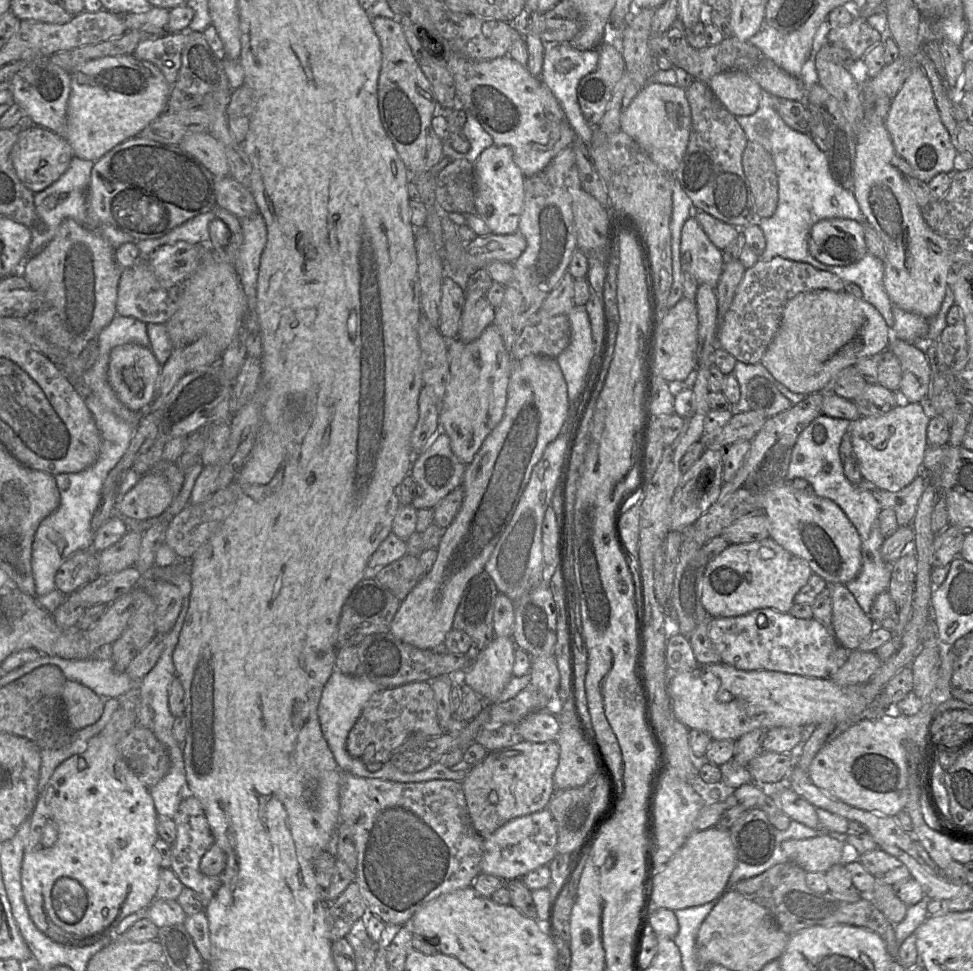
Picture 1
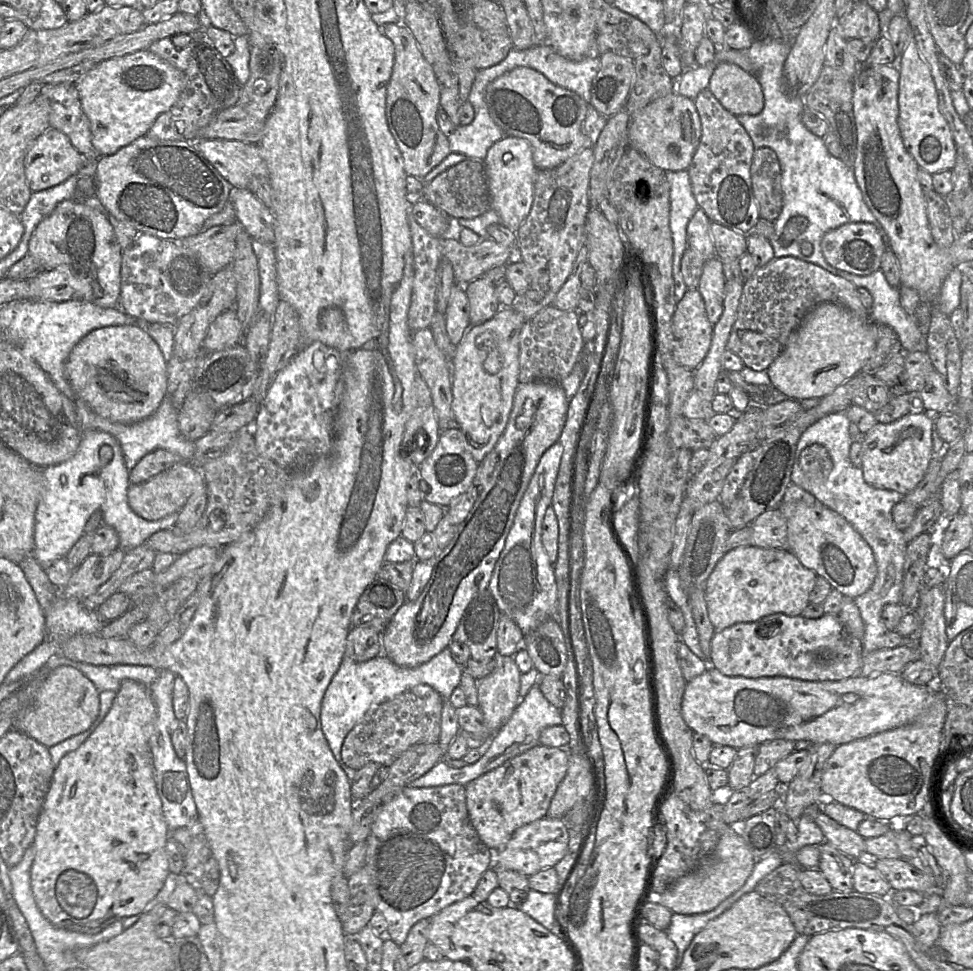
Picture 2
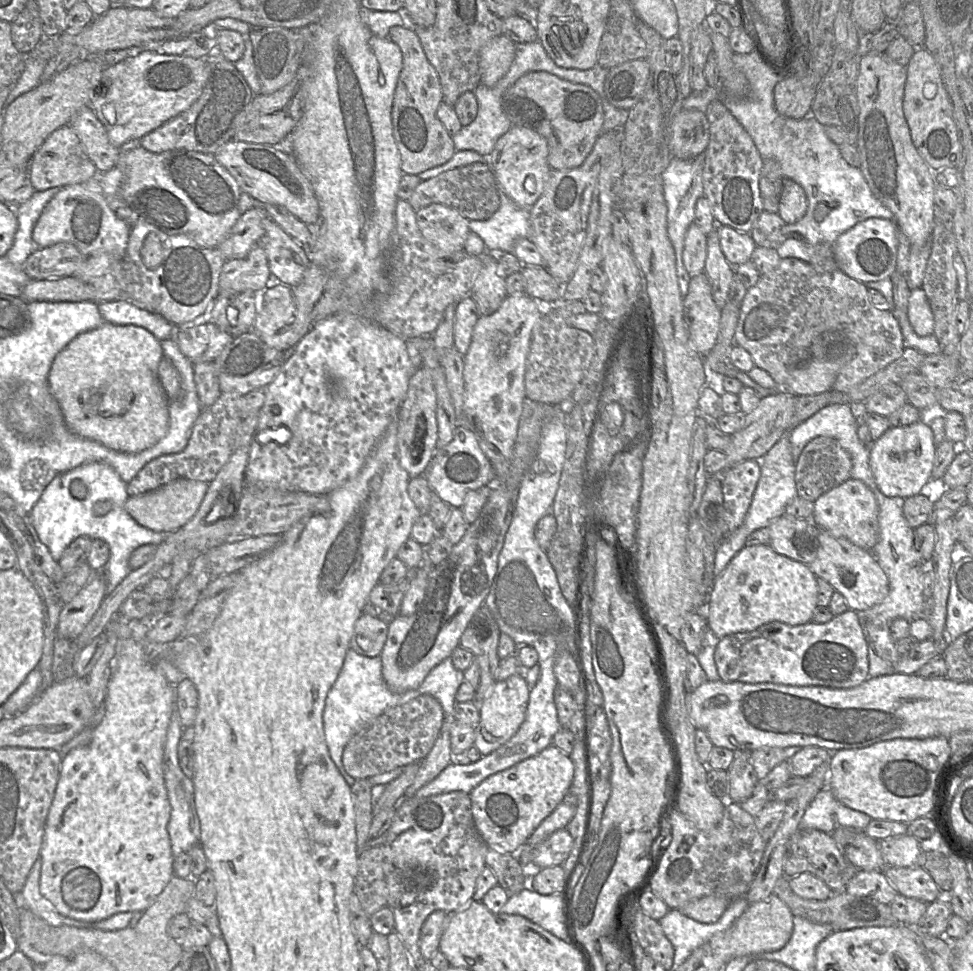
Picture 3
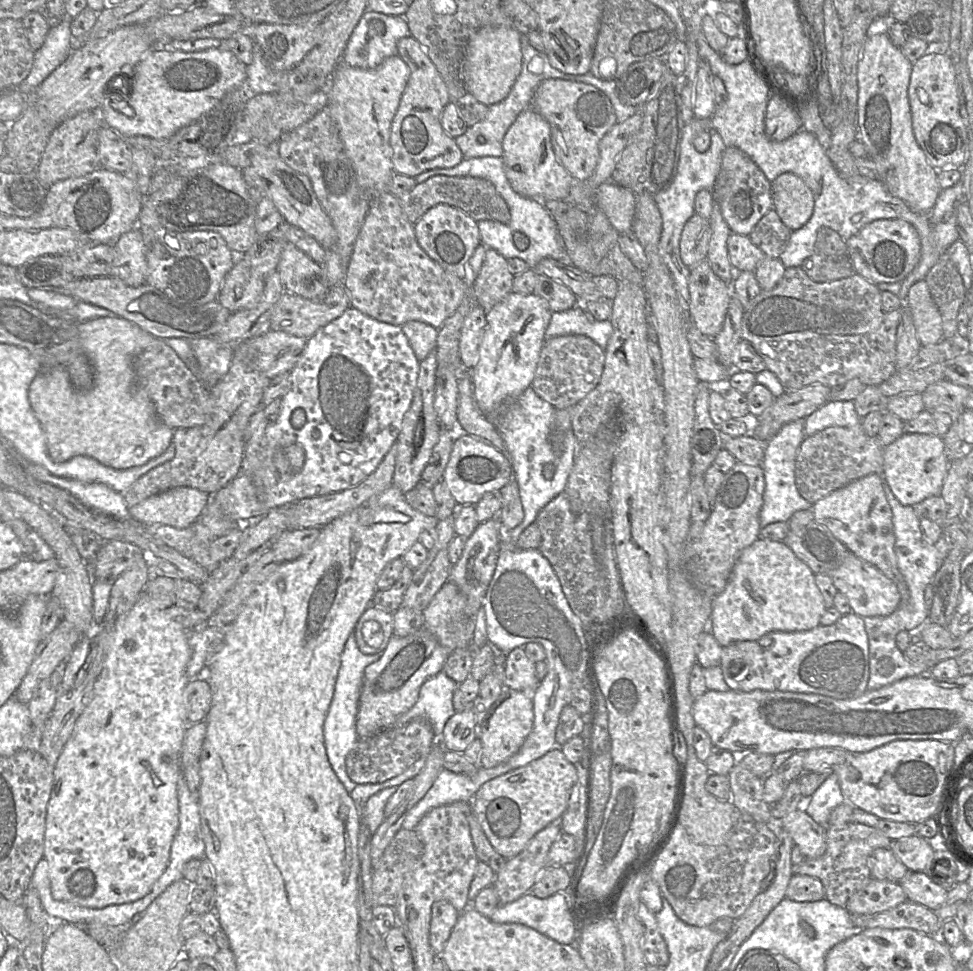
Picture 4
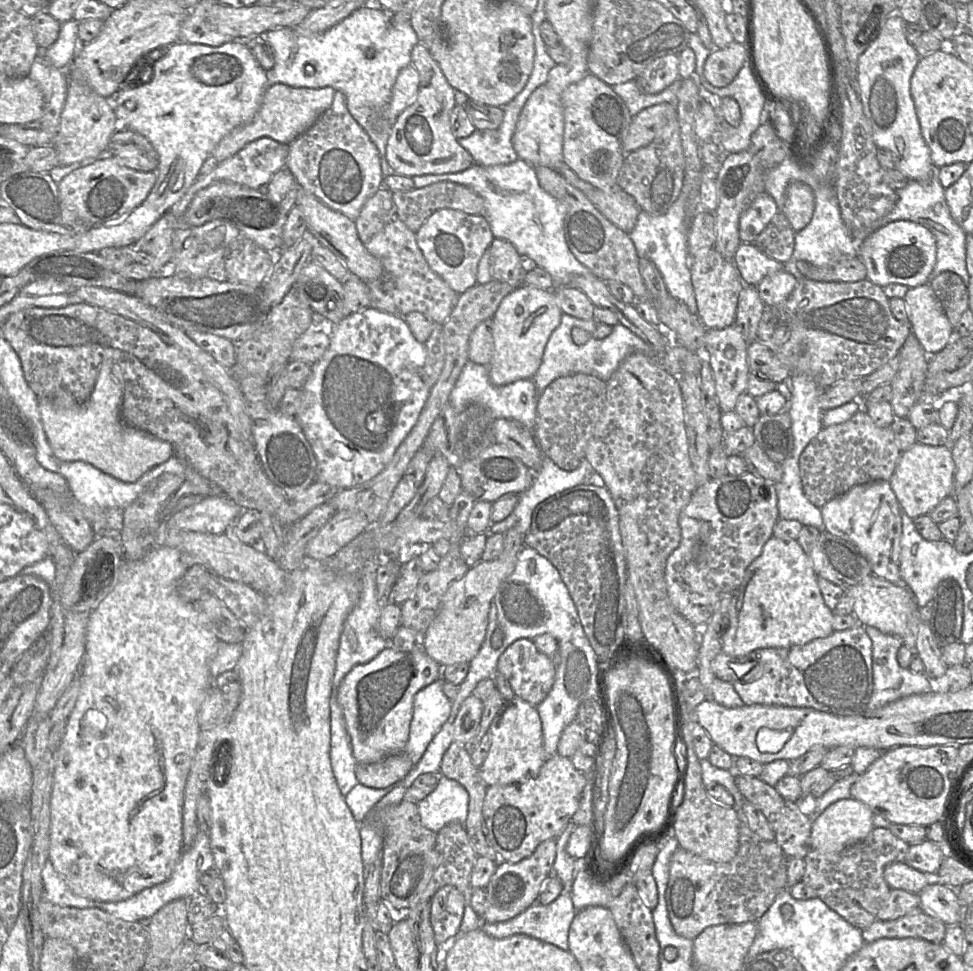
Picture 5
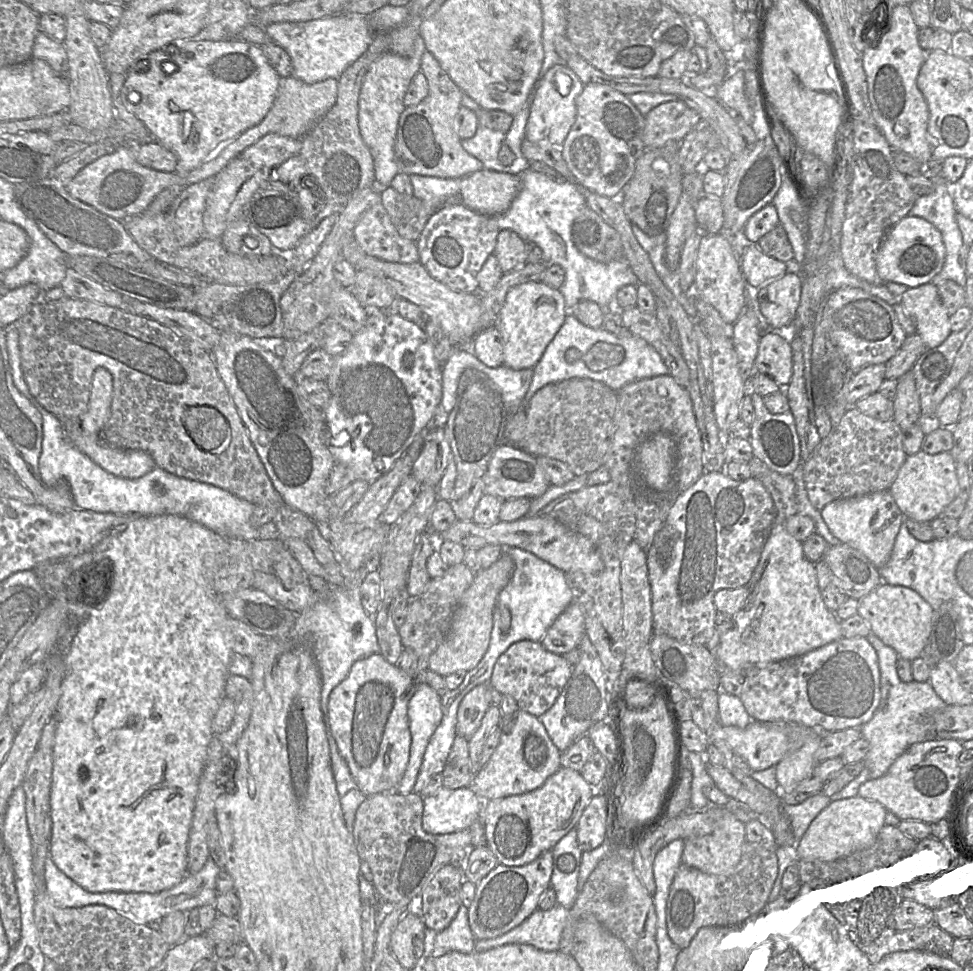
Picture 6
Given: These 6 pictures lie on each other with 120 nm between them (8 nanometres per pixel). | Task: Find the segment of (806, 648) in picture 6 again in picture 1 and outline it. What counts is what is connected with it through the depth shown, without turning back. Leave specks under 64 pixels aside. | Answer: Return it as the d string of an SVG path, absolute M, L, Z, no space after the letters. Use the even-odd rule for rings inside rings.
M773 539L730 544L705 568L701 581L702 605L711 617L734 617L761 608L788 613L794 597L813 574L808 563Z

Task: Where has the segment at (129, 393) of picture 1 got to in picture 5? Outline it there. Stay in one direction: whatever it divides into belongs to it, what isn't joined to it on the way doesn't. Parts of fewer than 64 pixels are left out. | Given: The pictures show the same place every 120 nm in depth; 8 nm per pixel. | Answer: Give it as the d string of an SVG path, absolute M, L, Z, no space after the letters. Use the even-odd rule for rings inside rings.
M106 359L99 369L93 391L85 401L76 401L65 389L58 389L50 398L39 399L38 408L43 428L54 456L61 461L87 462L102 472L127 483L138 480L151 468L166 462L174 454L171 443L131 427L122 420L123 391L124 374L121 367L113 359Z

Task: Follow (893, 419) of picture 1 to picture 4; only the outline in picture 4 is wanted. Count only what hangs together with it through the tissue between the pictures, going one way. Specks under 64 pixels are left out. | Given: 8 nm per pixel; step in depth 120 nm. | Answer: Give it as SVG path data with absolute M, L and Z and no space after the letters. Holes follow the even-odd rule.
M904 433L884 447L883 457L883 477L901 504L913 506L930 496L941 496L950 465L943 438L934 434Z

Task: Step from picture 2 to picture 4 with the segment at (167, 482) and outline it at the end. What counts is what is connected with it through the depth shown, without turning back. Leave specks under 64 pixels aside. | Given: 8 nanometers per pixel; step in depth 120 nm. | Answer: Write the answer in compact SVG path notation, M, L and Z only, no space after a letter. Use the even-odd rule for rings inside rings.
M177 487L152 495L129 507L131 518L142 524L163 524L183 529L201 515L208 493L191 487Z

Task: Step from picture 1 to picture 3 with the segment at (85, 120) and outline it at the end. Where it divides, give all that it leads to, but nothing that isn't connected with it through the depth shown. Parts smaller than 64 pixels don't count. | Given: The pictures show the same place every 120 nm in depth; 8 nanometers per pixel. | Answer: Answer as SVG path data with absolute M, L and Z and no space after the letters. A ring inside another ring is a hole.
M144 50L102 72L101 88L90 107L105 127L110 143L122 150L187 110L200 96L208 75L203 59Z

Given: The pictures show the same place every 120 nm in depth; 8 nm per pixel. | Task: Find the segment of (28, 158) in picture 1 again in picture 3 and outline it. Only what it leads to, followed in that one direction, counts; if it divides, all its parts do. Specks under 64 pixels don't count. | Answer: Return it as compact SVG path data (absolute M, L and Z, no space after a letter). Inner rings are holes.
M69 125L52 132L34 152L28 166L30 183L36 192L85 183L97 172L95 165L85 153L80 139Z

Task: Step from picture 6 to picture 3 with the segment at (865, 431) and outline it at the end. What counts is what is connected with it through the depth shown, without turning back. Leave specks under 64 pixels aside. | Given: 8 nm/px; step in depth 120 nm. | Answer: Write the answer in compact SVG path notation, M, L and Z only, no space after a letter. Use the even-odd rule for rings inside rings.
M820 436L812 439L803 448L795 470L798 495L814 502L820 495L851 477L852 460L849 453L833 438Z

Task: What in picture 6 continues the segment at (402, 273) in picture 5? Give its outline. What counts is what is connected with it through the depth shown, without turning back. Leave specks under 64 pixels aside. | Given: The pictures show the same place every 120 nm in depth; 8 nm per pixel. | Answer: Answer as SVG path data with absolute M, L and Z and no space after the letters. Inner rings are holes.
M382 193L380 197L380 201L371 206L355 226L353 230L355 240L366 254L379 260L406 264L419 262L419 253L416 242L405 239L399 235L381 202Z

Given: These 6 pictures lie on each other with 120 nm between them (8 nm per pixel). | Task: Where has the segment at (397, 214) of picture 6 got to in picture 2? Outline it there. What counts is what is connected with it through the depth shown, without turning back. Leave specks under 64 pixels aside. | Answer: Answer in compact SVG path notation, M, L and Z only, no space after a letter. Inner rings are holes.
M466 158L448 168L425 184L423 199L439 208L451 219L472 219L481 216L491 209L484 162L475 158Z

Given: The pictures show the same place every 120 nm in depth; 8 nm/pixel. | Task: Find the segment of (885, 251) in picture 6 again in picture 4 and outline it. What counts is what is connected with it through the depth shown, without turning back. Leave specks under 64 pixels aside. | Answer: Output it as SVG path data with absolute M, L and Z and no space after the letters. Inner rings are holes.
M879 219L863 226L845 241L855 273L873 284L901 282L919 261L921 241L917 230L901 219Z

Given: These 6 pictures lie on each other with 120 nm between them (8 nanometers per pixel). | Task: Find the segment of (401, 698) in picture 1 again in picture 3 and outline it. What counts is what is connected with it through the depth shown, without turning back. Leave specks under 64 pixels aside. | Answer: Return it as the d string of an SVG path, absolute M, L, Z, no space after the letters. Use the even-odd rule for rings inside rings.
M429 694L388 709L366 724L346 744L342 754L345 771L356 780L368 779L397 767L420 763L431 751L444 717L441 704Z

